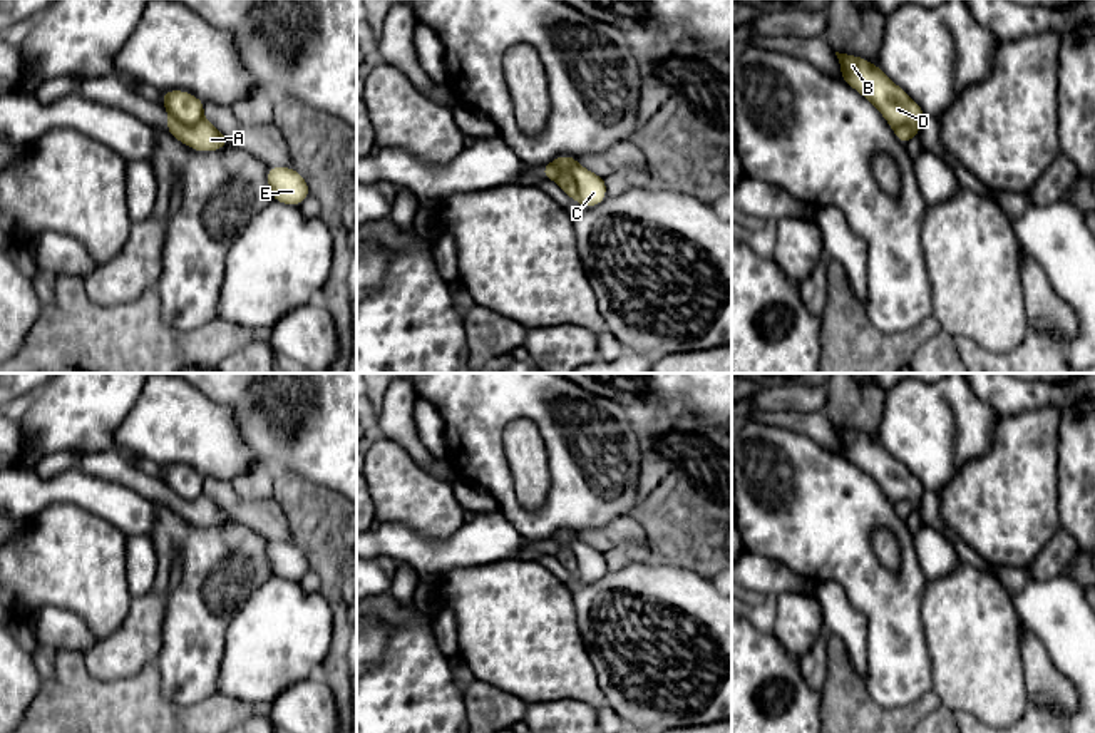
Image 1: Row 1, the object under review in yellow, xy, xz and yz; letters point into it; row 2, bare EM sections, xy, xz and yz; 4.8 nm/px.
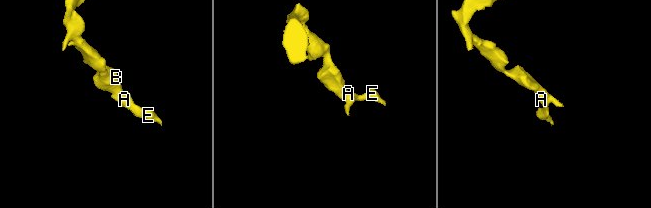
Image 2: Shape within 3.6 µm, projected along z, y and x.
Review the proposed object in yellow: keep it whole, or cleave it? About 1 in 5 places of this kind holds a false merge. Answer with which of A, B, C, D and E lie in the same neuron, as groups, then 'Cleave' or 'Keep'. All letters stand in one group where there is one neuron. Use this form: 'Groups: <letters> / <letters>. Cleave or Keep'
Groups: A C E / B D. Cleave

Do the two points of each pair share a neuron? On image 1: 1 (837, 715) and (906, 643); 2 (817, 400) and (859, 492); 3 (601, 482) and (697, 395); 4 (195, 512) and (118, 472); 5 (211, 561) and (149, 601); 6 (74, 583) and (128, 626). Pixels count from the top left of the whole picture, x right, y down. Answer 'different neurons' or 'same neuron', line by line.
1: different neurons
2: different neurons
3: different neurons
4: same neuron
5: different neurons
6: same neuron

